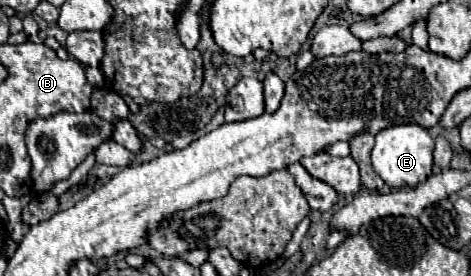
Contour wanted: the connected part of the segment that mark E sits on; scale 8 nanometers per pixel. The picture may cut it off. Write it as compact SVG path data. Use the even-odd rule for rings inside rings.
M401 124L381 130L375 136L375 146L371 152L373 168L383 178L383 182L395 190L413 188L425 182L433 170L433 138L419 124Z

